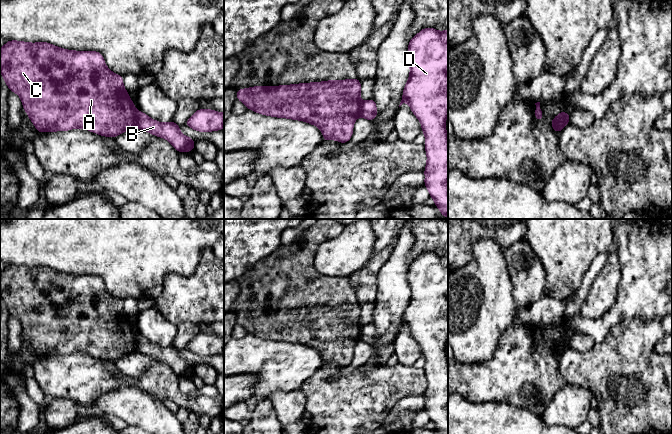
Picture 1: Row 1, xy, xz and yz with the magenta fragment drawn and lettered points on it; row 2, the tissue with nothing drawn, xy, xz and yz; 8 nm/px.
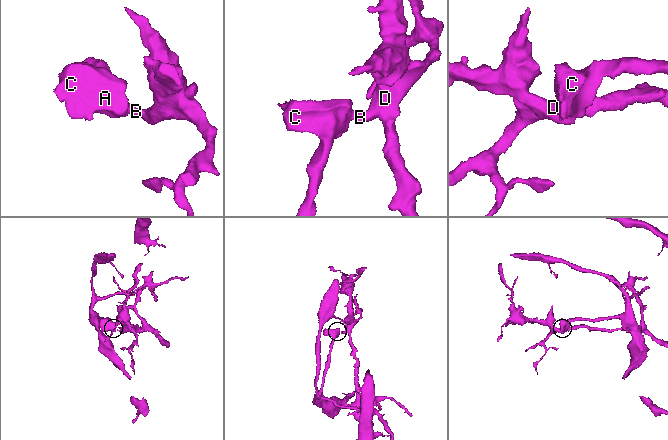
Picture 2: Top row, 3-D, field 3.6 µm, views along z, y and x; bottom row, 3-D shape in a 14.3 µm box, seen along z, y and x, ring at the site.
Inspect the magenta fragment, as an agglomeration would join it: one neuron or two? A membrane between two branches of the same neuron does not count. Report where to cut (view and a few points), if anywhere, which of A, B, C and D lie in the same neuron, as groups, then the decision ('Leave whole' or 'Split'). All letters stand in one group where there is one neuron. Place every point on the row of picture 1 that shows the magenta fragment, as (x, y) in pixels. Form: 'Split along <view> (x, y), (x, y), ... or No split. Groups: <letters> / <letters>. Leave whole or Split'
Split along xy (134, 112), (136, 125). Groups: A C / B D. Split

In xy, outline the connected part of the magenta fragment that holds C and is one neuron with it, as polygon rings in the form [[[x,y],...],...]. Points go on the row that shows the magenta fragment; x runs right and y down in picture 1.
[[[7,41],[0,49],[0,72],[9,88],[19,95],[38,132],[68,131],[82,128],[105,137],[116,137],[136,126],[135,106],[123,86],[123,77],[105,65],[96,51],[65,50],[47,42]]]

